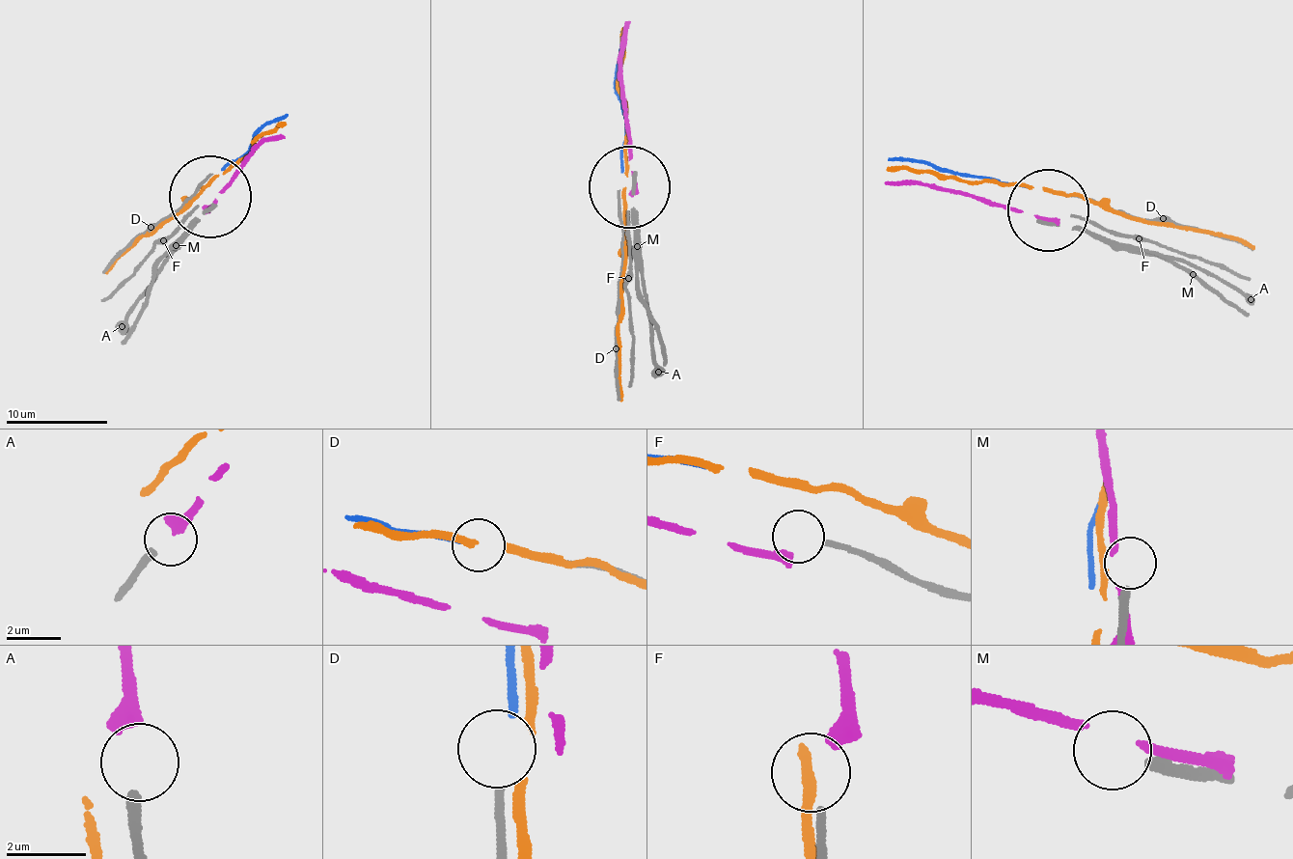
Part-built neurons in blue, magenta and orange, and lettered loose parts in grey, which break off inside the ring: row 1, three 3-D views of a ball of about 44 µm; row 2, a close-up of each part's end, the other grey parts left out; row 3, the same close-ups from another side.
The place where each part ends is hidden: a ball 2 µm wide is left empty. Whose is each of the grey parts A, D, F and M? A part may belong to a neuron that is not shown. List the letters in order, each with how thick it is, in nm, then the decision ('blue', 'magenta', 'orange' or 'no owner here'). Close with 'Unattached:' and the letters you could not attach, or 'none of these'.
A: 280 nm | magenta
D: 180 nm | blue
F: 200 nm | no owner here
M: 300 nm | no owner here
Unattached: F, M

